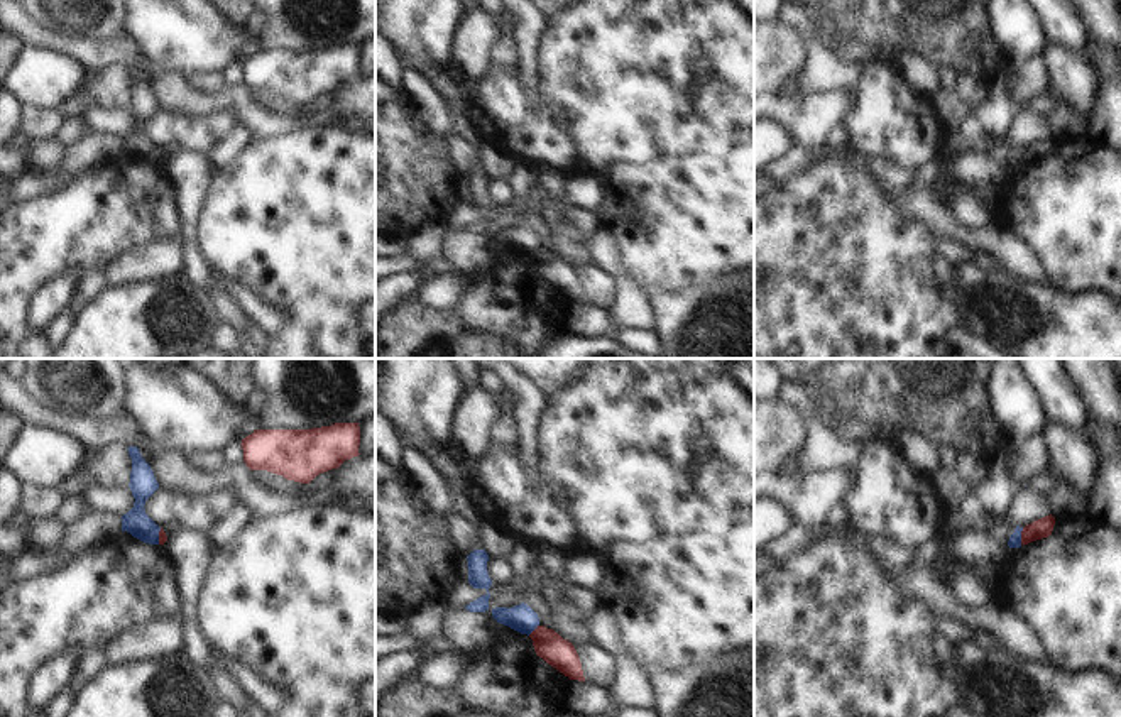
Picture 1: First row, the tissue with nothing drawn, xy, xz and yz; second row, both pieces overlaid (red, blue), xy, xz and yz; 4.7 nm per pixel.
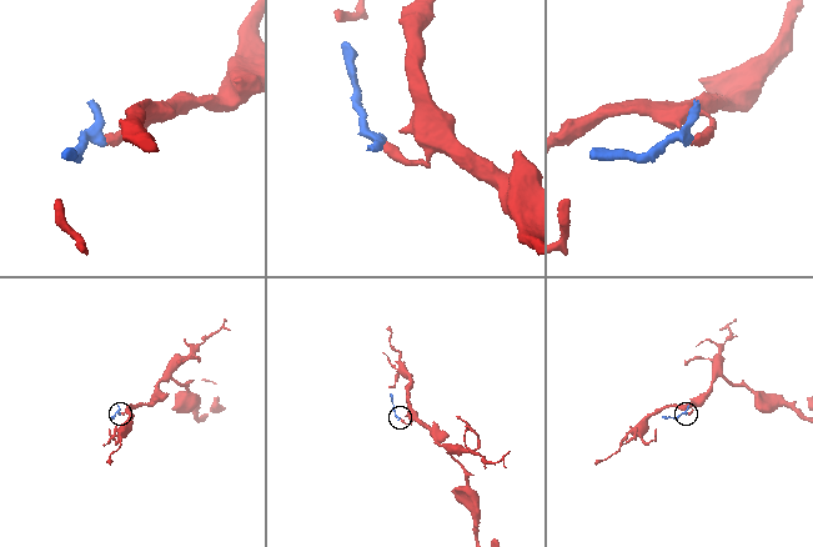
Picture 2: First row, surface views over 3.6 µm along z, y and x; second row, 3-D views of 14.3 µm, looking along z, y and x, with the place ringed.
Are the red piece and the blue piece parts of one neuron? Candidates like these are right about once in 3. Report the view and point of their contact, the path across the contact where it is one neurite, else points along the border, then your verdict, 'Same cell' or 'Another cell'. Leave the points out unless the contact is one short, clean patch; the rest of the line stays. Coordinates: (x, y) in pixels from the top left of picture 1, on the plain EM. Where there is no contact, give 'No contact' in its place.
Touches red at yz (1022, 158). Boundary: yz (1023, 149), (1020, 164). Another cell.

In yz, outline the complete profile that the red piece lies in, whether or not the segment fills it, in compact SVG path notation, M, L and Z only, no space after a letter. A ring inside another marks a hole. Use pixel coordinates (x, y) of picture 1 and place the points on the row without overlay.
M1052 135L1036 140L1031 145L1026 145L1021 152L1021 166L1048 159L1053 152L1053 147L1055 147L1055 139Z

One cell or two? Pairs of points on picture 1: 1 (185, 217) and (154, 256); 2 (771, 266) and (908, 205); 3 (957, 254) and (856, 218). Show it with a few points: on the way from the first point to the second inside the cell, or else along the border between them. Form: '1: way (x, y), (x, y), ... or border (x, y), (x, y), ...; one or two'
1: border (178, 232), (181, 239), (181, 271); two
2: border (898, 202), (907, 217), (924, 222), (932, 232); two
3: border (937, 237), (937, 256), (946, 266); two

